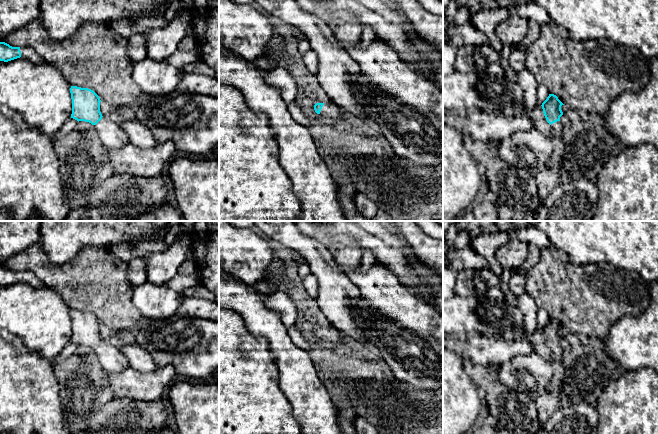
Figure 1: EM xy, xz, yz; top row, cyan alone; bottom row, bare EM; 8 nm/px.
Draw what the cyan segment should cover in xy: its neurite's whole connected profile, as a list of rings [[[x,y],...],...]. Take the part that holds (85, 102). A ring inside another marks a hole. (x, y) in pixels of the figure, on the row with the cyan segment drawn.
[[[71,86],[72,99],[71,118],[89,122],[95,126],[98,136],[106,150],[119,149],[130,143],[127,134],[119,124],[109,117],[103,117],[100,112],[100,98],[91,89]]]

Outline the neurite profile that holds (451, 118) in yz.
[[[443,109],[443,125],[448,125],[457,130],[461,130],[462,114],[454,110]]]

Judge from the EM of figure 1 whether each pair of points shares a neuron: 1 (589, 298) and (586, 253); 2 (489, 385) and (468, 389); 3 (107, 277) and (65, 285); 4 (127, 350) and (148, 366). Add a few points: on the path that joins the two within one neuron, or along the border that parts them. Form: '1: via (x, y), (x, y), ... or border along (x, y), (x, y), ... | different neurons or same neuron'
1: border along (566, 253), (574, 264), (610, 264) | different neurons
2: border along (467, 366), (469, 376), (481, 393), (485, 409) | different neurons
3: via (97, 279), (91, 283), (75, 283) | same neuron
4: via (132, 352), (143, 362) | same neuron

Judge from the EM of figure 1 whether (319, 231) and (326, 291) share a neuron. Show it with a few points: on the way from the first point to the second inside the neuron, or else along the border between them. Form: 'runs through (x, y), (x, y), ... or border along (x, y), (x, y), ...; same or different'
border along (300, 231), (322, 239); different

